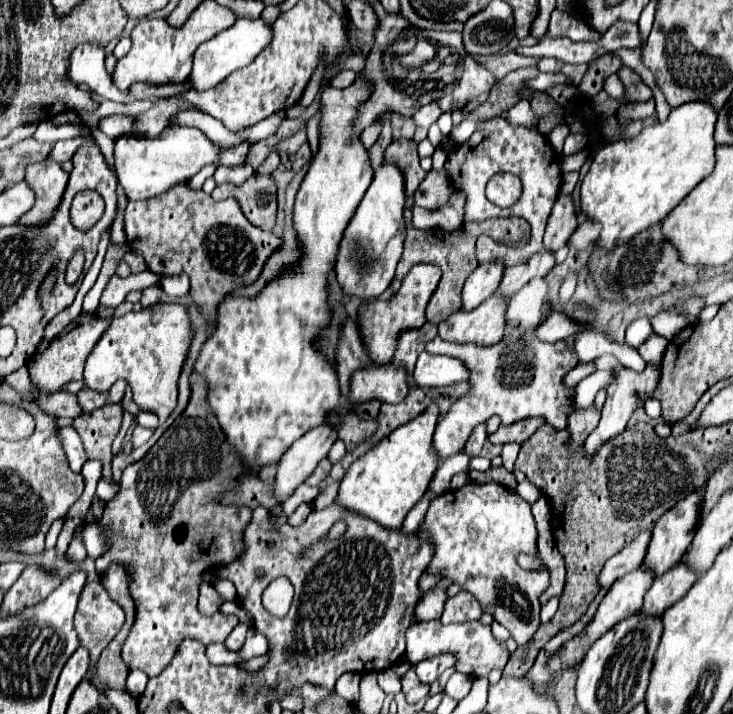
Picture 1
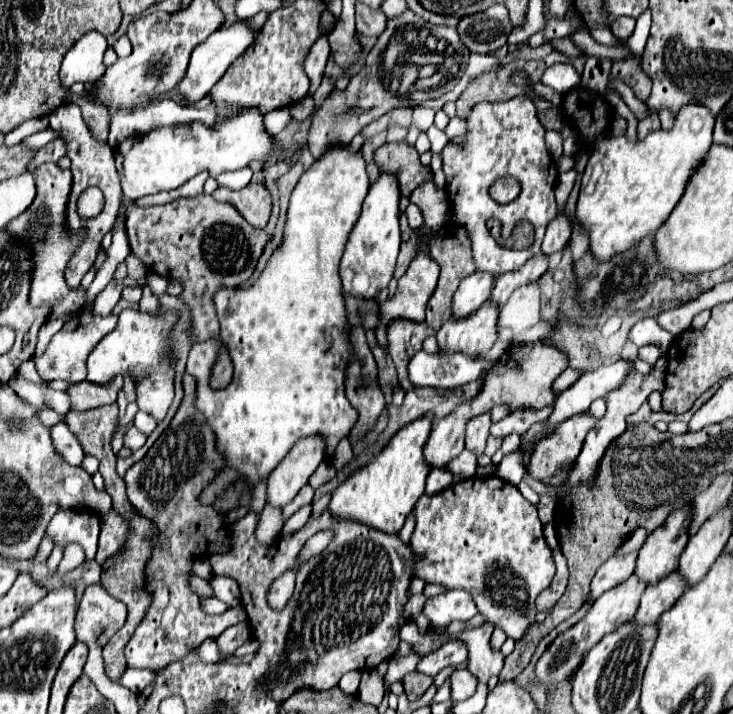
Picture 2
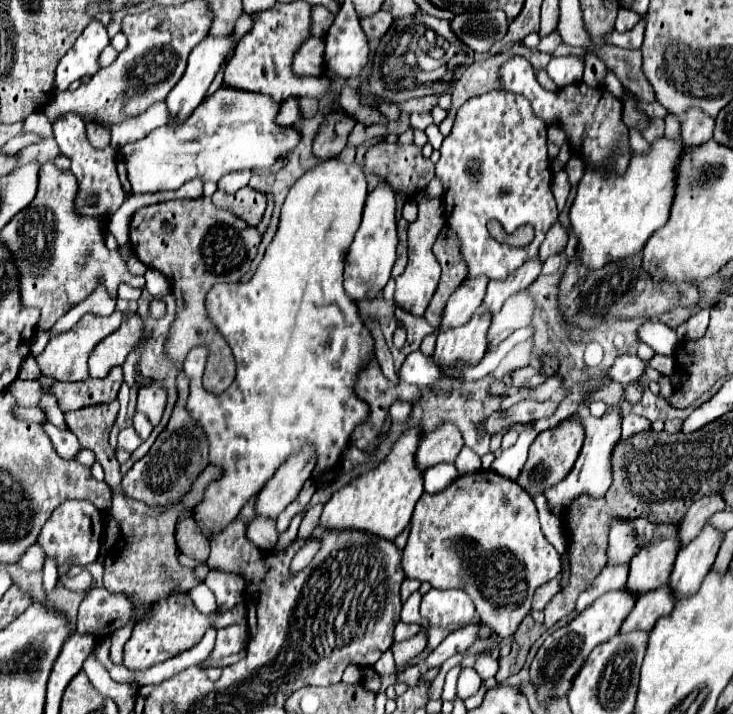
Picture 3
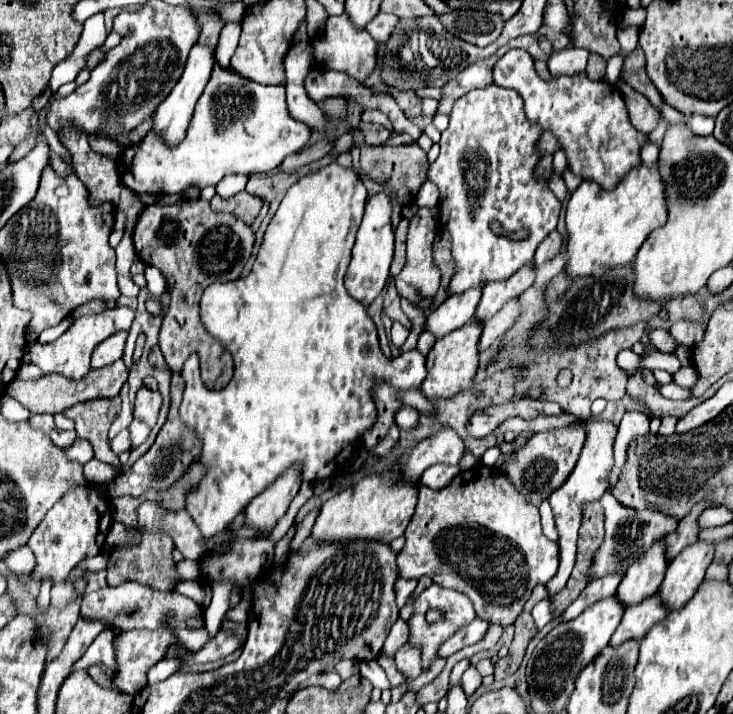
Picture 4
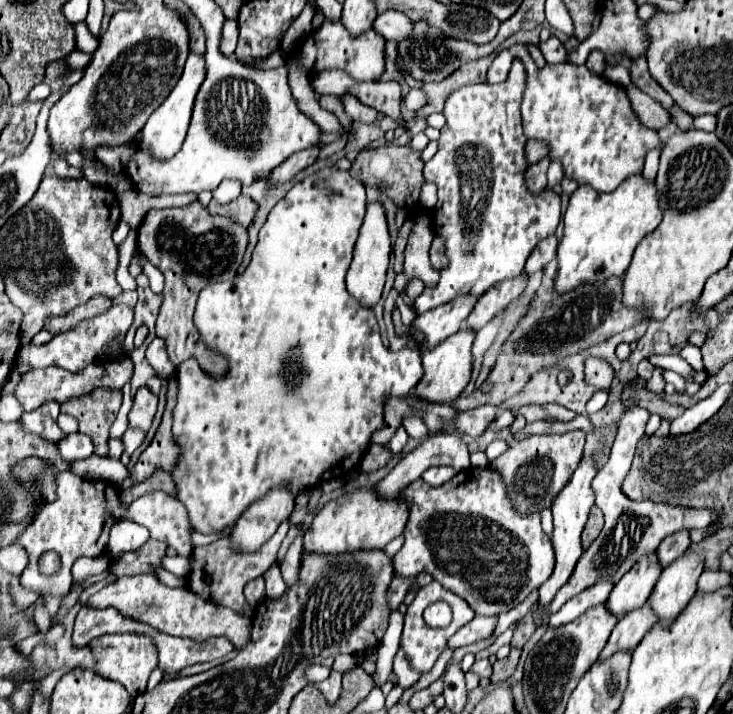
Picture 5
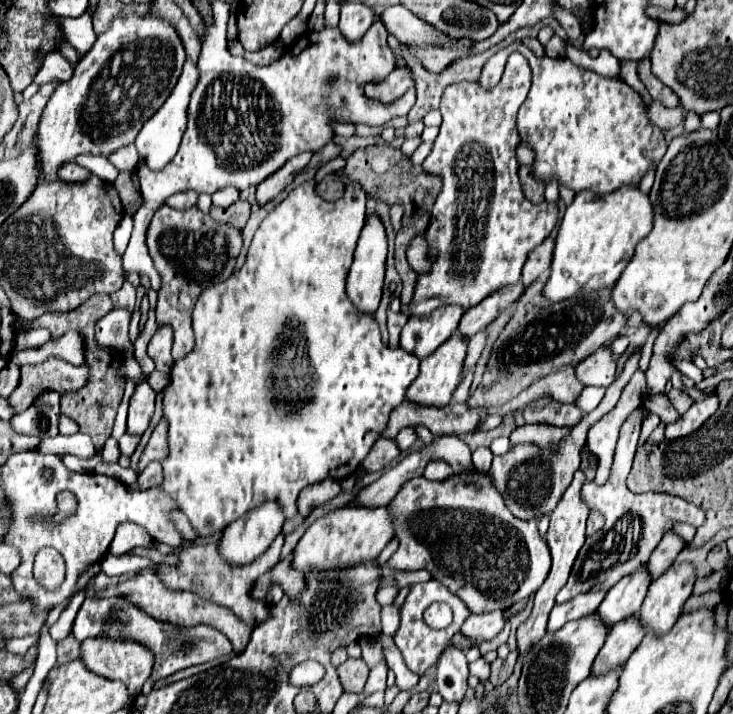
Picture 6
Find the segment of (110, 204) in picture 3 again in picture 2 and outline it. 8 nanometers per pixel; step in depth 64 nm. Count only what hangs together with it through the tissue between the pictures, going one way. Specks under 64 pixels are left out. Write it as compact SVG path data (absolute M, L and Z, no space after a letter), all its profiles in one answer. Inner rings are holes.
M74 104L74 106L60 106L56 112L52 112L50 116L50 128L60 136L60 140L66 142L66 156L72 160L72 176L74 176L74 186L72 186L72 198L68 202L68 228L72 228L72 232L76 232L78 228L88 228L88 236L84 240L84 244L76 250L76 256L70 260L70 274L66 274L66 280L72 286L78 286L82 276L90 270L90 266L94 264L94 258L96 258L96 250L102 242L102 236L106 232L112 230L114 222L116 222L116 216L118 216L118 208L120 208L120 196L122 196L122 188L120 188L120 180L118 180L118 172L116 172L116 166L114 166L114 150L108 146L108 144L102 144L102 142L96 142L84 120L82 120L82 114L80 114L80 108ZM90 186L98 186L102 192L104 192L104 208L102 212L98 214L98 218L90 218L90 220L84 220L80 214L78 214L78 196L90 188Z

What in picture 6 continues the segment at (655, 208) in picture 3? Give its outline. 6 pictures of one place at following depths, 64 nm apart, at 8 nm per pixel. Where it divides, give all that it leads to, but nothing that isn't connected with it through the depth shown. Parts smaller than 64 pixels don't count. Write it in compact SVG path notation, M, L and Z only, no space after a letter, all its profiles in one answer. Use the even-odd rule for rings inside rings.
M620 188L620 192L612 192L612 196L592 196L592 192L576 194L556 234L550 278L542 292L544 298L562 302L574 294L612 286L634 256L636 244L648 236L650 230L652 204L648 194L642 194L638 188Z

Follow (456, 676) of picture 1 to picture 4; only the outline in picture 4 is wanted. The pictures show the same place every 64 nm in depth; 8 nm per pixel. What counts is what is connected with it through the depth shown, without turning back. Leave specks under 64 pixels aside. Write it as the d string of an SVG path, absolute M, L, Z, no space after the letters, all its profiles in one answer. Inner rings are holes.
M470 666L470 668L464 672L462 680L460 680L460 684L462 684L462 688L464 688L464 692L466 692L468 696L476 692L476 688L480 686L480 682L482 682L482 676L476 672L474 666Z

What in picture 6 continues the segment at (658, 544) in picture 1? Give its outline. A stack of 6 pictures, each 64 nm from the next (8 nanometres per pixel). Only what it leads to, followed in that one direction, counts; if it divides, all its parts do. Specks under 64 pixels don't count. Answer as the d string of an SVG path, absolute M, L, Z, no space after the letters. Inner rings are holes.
M640 568L636 576L624 576L624 580L620 580L620 584L616 584L616 588L612 588L598 606L596 614L600 616L600 622L610 630L614 624L634 616L642 606L650 582L652 580L648 580L648 572L644 572L644 568Z

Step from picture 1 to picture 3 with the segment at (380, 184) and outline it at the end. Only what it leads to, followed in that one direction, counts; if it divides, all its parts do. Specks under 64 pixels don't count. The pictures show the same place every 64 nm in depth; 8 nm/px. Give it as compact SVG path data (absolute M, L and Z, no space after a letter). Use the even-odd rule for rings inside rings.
M380 184L368 194L362 224L348 250L346 270L344 270L344 290L354 302L376 298L390 280L390 270L396 260L396 244L398 244L394 210L396 210L396 202L394 202L392 186Z

